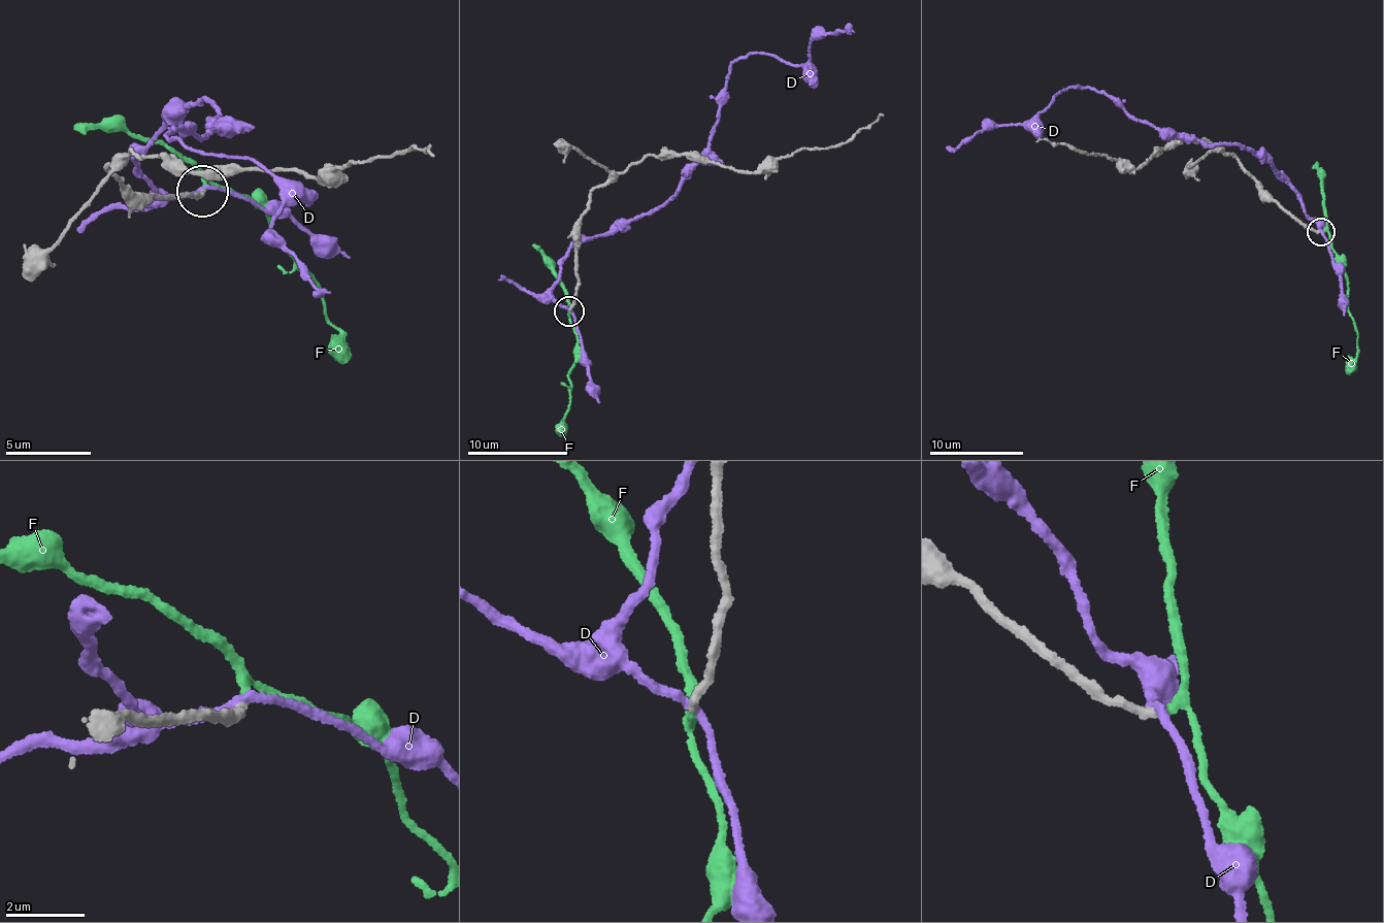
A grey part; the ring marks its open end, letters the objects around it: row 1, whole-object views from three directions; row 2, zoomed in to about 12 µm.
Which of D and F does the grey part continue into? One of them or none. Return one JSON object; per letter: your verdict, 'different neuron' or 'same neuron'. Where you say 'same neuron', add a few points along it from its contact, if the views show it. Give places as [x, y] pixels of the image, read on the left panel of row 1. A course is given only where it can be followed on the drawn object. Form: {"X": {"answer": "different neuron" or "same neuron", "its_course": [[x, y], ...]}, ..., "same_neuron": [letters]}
{"D": {"answer": "different neuron"}, "F": {"answer": "same neuron", "its_course": [[205, 187], [211, 182], [248, 198], [265, 215], [273, 242], [322, 292], [349, 363]]}, "same_neuron": ["F"]}

